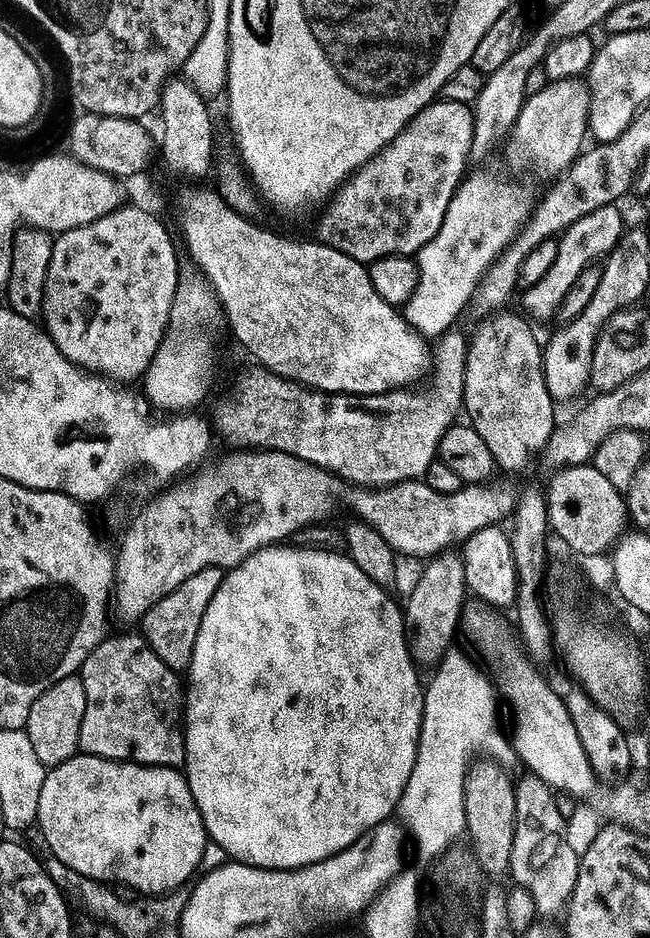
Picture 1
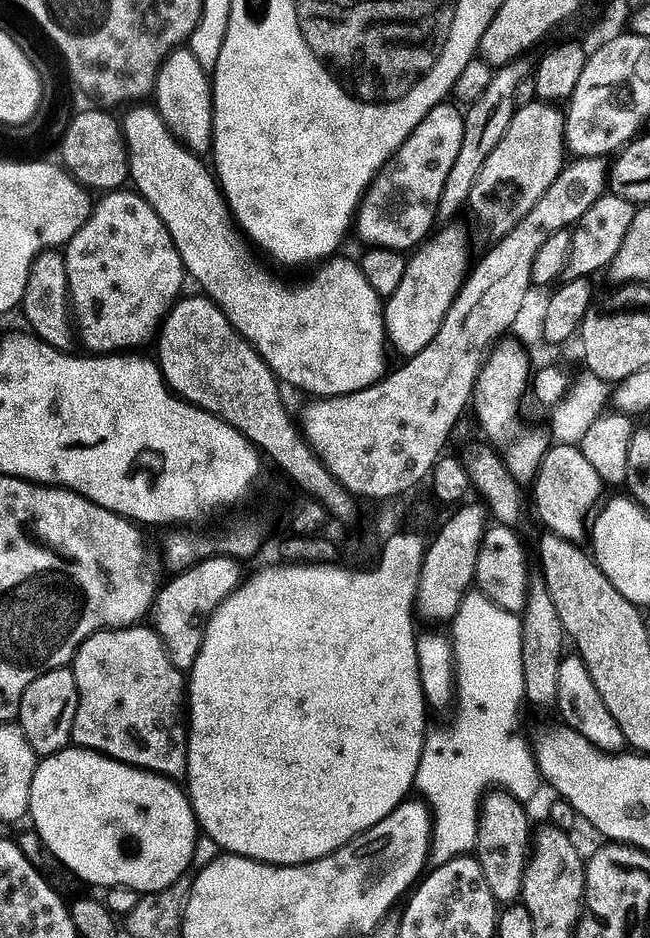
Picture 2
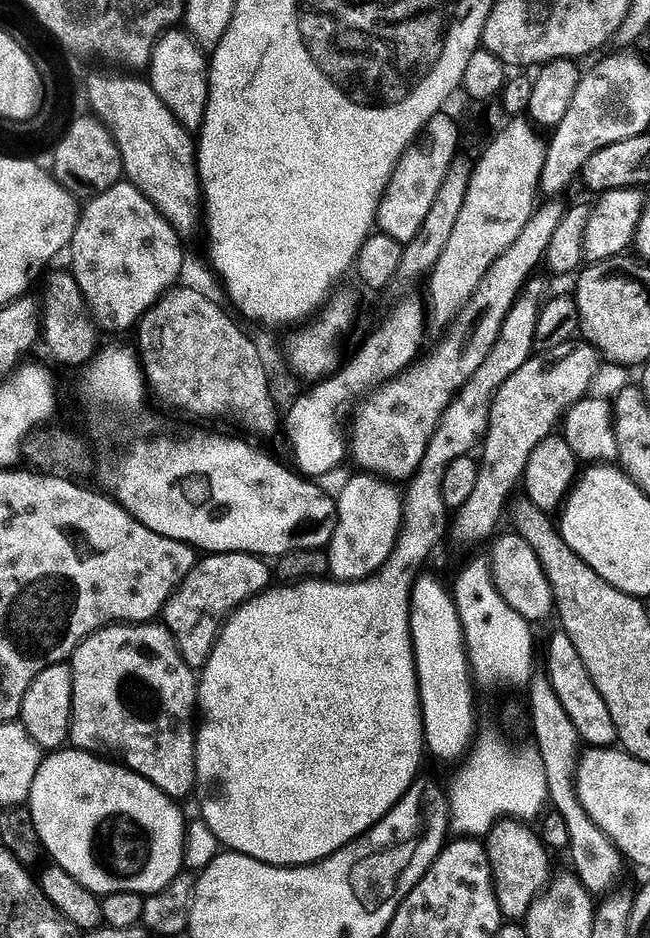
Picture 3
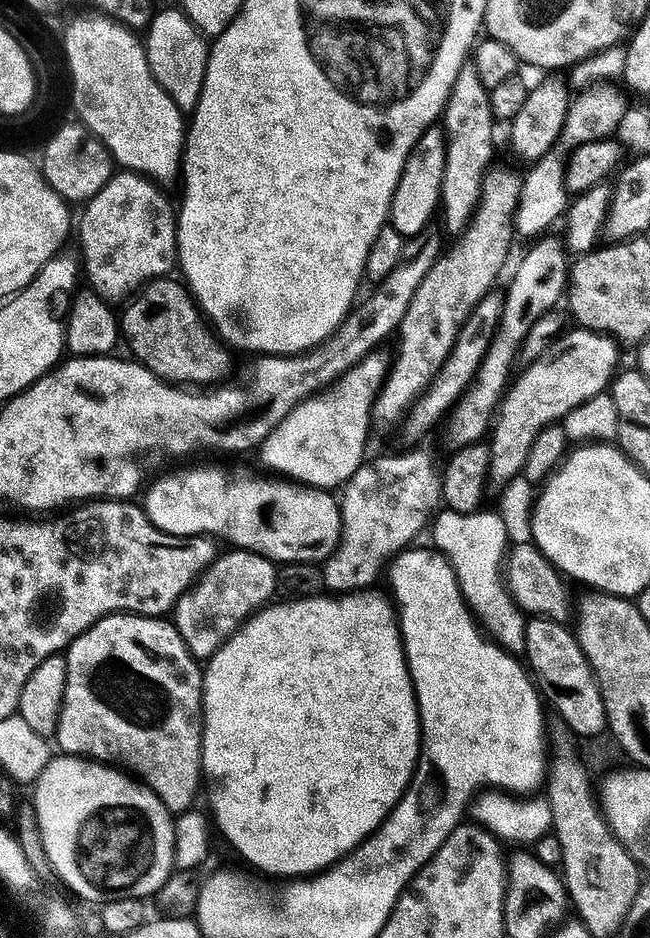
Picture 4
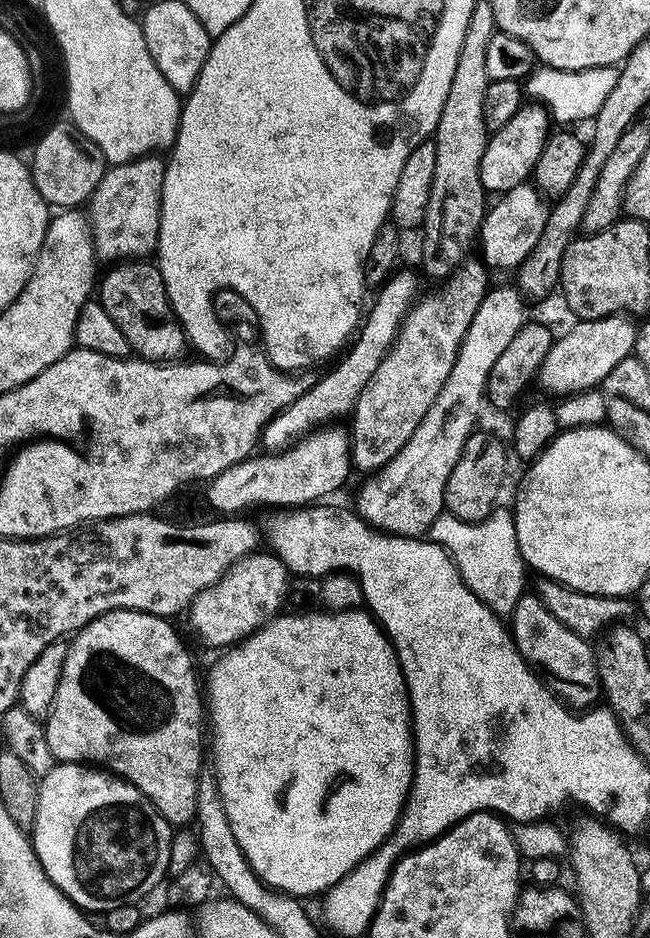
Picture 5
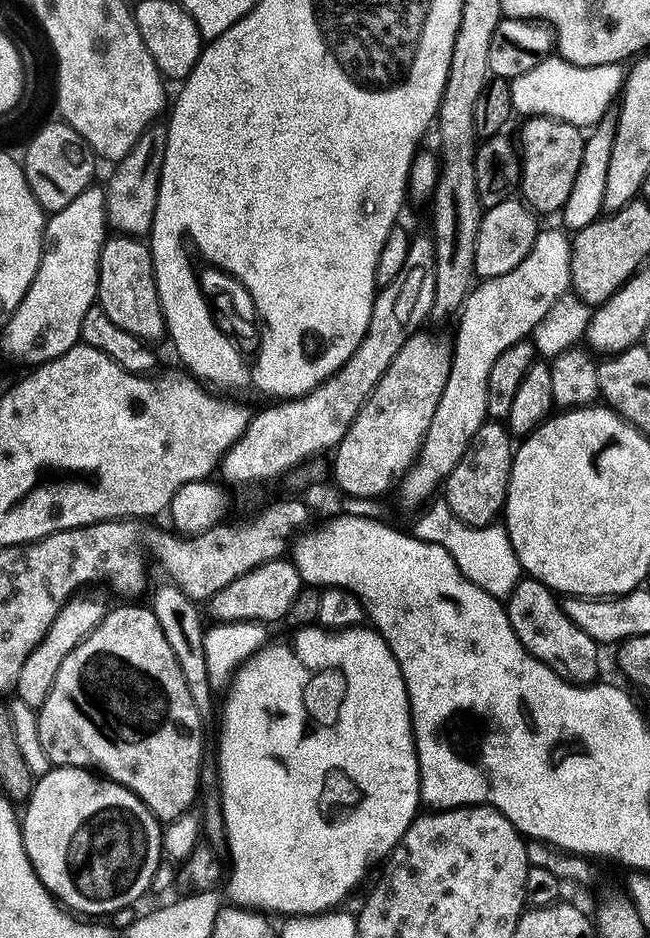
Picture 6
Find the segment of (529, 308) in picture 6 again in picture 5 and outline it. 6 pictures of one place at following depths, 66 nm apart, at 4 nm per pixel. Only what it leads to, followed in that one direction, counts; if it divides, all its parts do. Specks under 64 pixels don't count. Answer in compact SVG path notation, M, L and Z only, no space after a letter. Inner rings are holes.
M515 287L500 288L489 291L488 296L482 302L480 309L474 314L474 320L470 330L466 334L464 344L458 354L458 362L442 390L438 394L438 402L426 414L422 426L414 430L414 438L406 442L402 454L394 458L383 470L369 475L360 492L360 508L358 515L369 527L390 536L407 536L409 538L424 538L431 533L434 522L438 517L445 515L444 499L446 498L446 482L450 482L450 474L454 474L454 466L458 466L458 458L462 458L462 450L466 450L466 442L477 431L480 420L480 411L486 408L488 395L488 375L490 370L502 358L502 353L518 338L518 334L524 329L526 317L524 317L525 297Z

